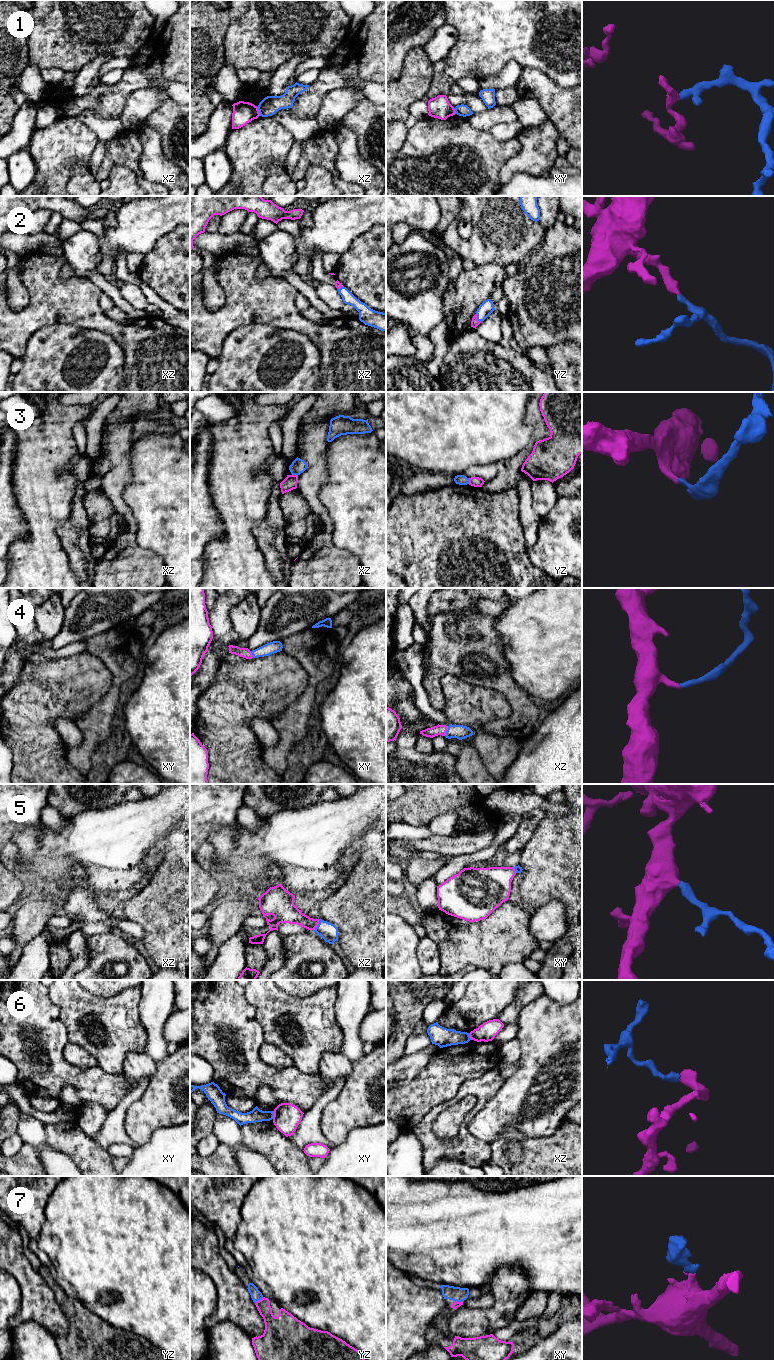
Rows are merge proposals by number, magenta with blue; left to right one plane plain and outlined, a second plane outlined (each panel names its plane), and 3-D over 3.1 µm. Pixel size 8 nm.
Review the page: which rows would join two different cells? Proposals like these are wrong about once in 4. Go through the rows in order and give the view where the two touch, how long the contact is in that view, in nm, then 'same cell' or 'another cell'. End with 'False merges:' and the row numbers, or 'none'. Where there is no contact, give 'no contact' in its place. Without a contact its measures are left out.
1: xz | 80 nm | another cell
2: yz | 90 nm | same cell
3: xz | 50 nm | another cell
4: xz | 90 nm | same cell
5: xz | 110 nm | same cell
6: xy | 60 nm | another cell
7: yz | 90 nm | same cell
False merges: 1, 3, 6

